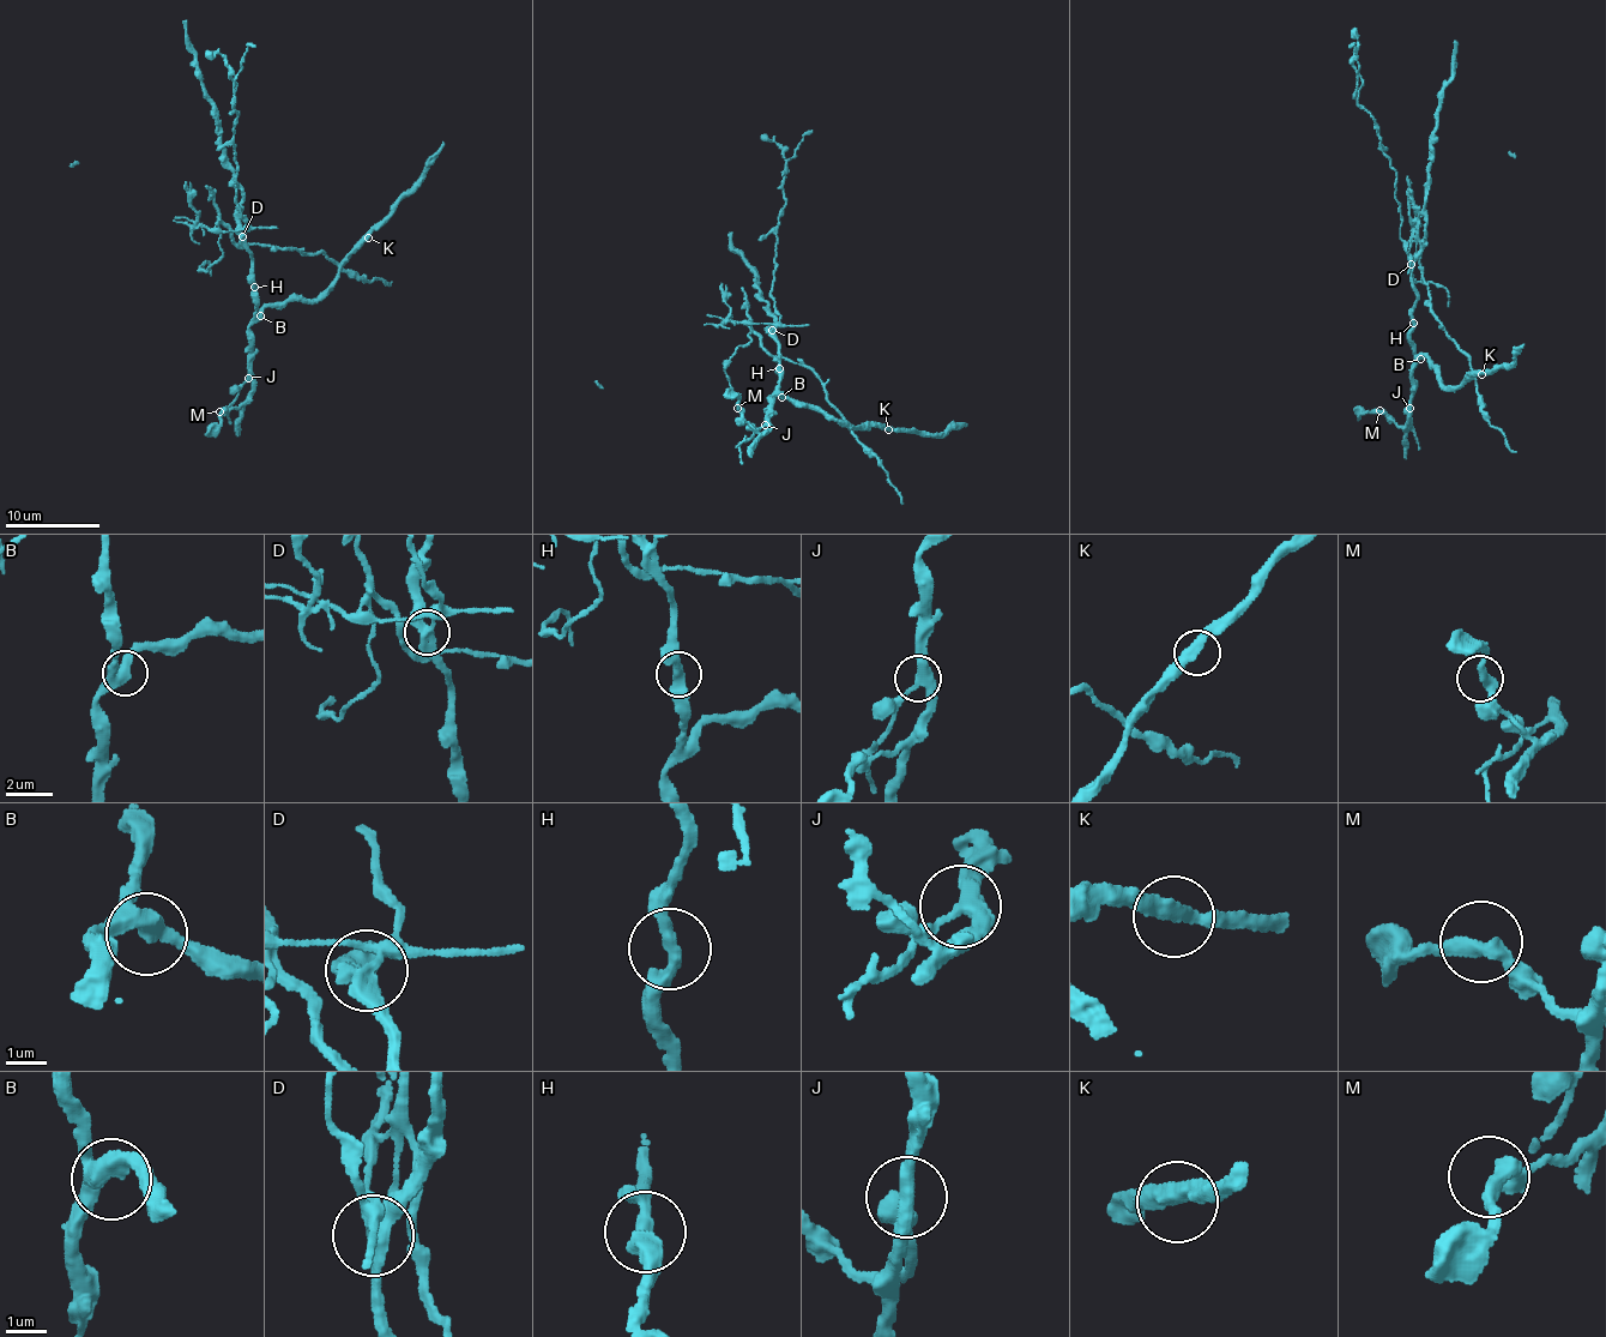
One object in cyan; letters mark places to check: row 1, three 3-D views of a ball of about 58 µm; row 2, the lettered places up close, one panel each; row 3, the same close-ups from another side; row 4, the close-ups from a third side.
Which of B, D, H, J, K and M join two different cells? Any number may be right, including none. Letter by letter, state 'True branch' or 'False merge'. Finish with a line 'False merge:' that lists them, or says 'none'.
B: True branch
D: False merge
H: True branch
J: False merge
K: True branch
M: True branch
False merge: D, J

